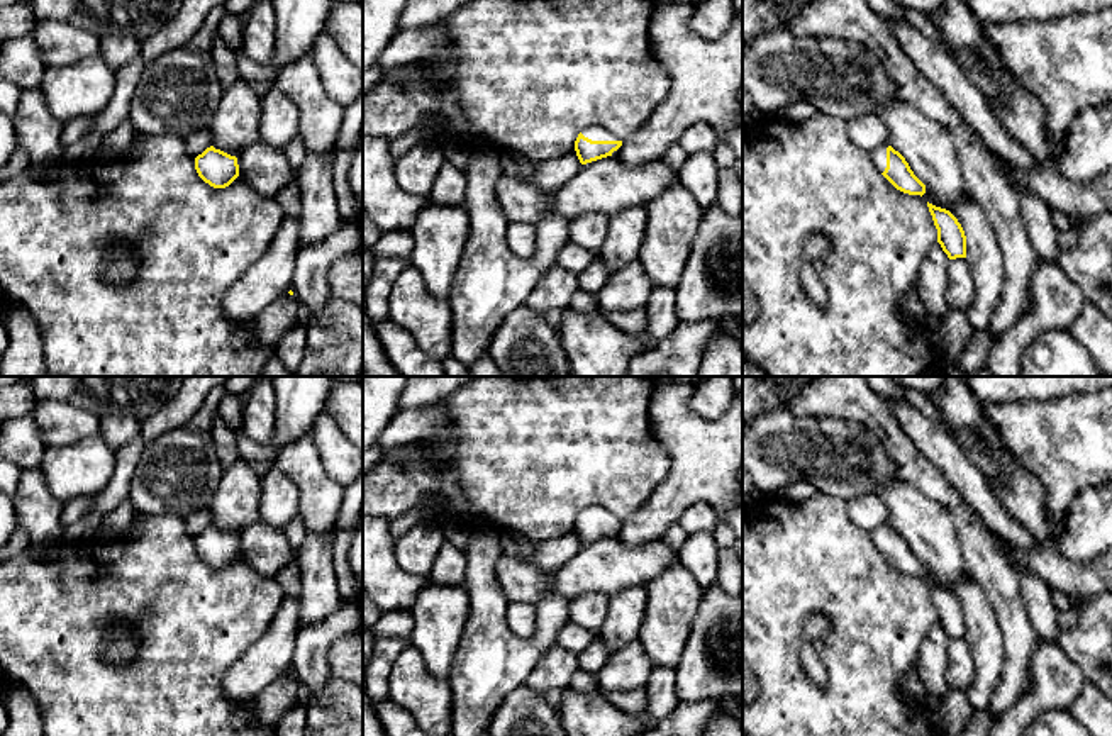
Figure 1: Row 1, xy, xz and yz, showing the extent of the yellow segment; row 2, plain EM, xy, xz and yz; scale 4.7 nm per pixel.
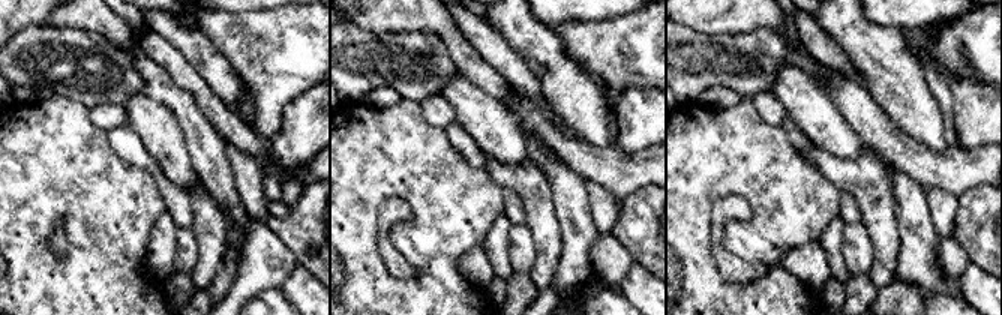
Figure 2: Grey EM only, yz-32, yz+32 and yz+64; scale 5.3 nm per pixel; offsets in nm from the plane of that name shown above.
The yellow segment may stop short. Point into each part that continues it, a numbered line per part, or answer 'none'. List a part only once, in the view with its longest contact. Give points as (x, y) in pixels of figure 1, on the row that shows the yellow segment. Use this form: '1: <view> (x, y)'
1: xz (597, 133)

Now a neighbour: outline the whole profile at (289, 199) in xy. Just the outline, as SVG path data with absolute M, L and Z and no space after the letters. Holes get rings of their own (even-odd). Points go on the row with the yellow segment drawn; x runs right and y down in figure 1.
M292 181L285 188L281 188L275 200L283 210L283 217L286 219L297 219L302 210L302 190L298 183Z

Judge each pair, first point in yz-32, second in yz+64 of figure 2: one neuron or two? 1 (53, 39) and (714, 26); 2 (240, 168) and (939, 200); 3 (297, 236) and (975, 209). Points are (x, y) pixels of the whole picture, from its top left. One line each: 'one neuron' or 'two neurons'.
1: two neurons
2: one neuron
3: one neuron

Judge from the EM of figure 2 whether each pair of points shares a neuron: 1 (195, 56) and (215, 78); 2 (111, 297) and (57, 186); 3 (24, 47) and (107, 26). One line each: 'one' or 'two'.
1: one
2: one
3: two

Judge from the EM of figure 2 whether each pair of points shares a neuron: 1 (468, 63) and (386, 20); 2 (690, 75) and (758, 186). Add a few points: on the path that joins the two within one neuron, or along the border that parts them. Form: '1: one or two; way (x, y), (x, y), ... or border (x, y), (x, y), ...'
1: one; way (455, 41), (434, 20), (408, 20)
2: two; border (696, 99), (681, 104)

